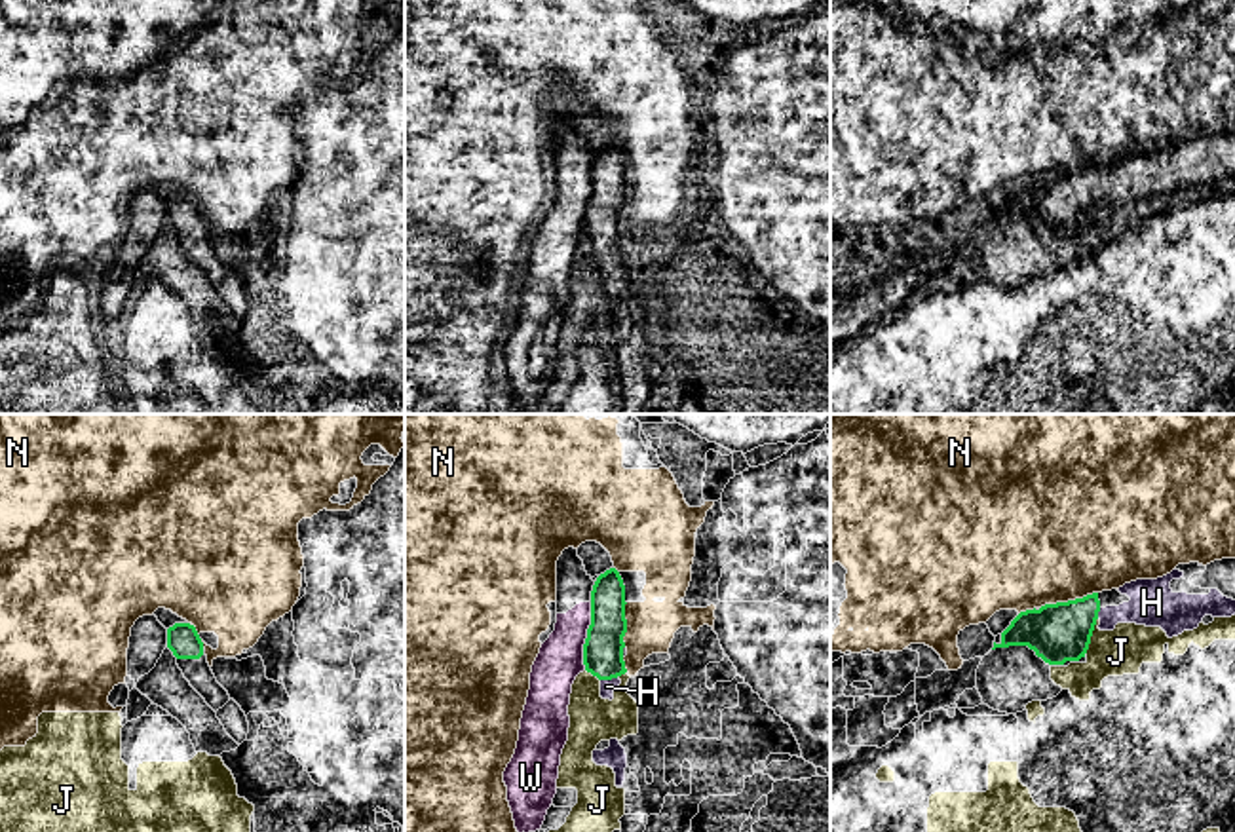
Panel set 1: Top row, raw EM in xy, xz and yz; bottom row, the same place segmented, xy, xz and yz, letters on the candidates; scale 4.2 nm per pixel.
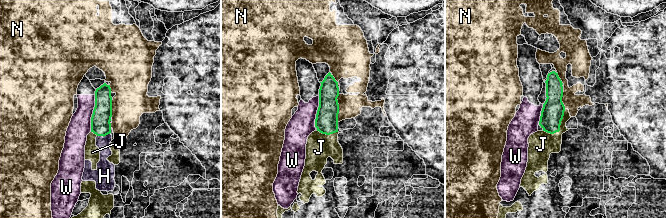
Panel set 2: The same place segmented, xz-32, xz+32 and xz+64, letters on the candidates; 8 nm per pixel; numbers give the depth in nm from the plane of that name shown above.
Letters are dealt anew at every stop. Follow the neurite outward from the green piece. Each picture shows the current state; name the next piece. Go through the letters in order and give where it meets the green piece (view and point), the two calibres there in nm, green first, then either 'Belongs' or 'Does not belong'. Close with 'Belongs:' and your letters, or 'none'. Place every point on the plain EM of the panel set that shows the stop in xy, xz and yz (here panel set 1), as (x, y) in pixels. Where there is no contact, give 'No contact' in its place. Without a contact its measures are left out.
H: Touches green at xz (608, 253). Thickness 180 nm (green) against 60 nm. Belongs
J: Touches green at yz (1091, 209). Thickness 240 nm (green) against 200 nm. Does not belong
N: Touches green at yz (1068, 175). Thickness 240 nm (green) against 500 nm. Does not belong
W: Touches green at xz (588, 211). Thickness 180 nm (green) against 190 nm. Does not belong
Belongs: H

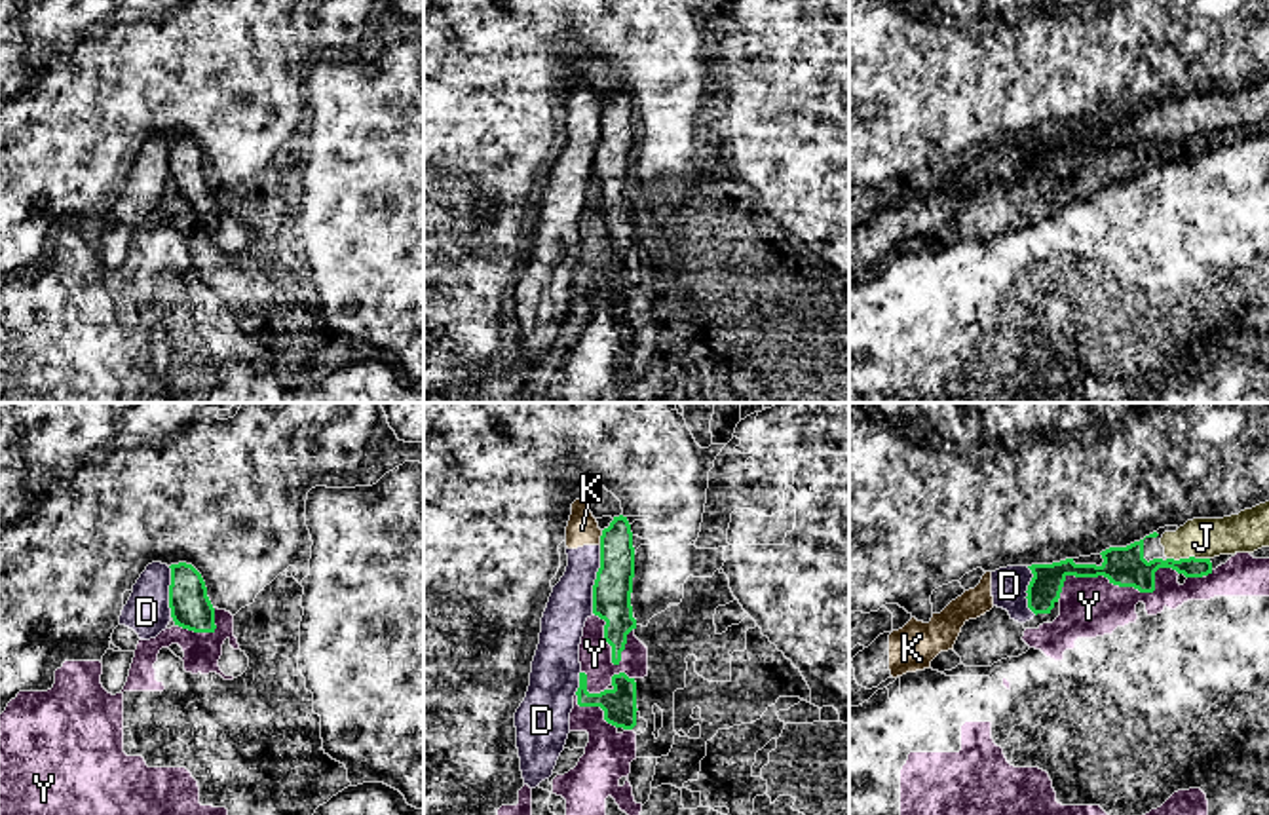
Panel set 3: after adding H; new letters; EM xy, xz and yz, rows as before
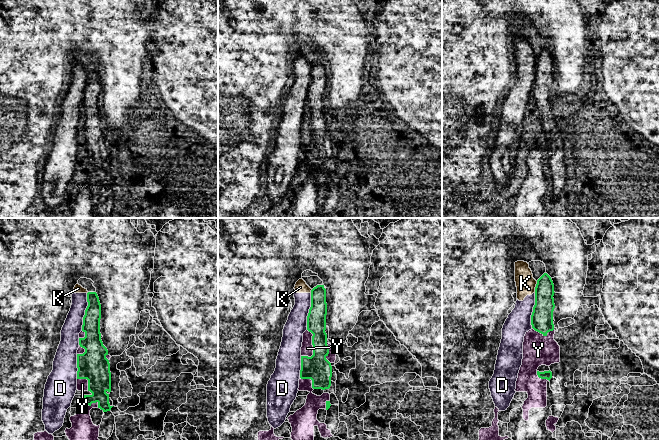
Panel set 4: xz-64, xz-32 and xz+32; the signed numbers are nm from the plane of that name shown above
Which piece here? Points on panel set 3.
D: Touches green at xz (595, 154). Thickness 160 nm (green) against 190 nm. Does not belong
J: Touches green at yz (1190, 132). Thickness 140 nm (green) against 180 nm. Belongs
K: Touches green at xz (601, 113). Thickness 160 nm (green) against 130 nm. Does not belong
Y: Touches green at yz (1119, 160). Thickness 170 nm (green) against 260 nm. Does not belong
Belongs: J

